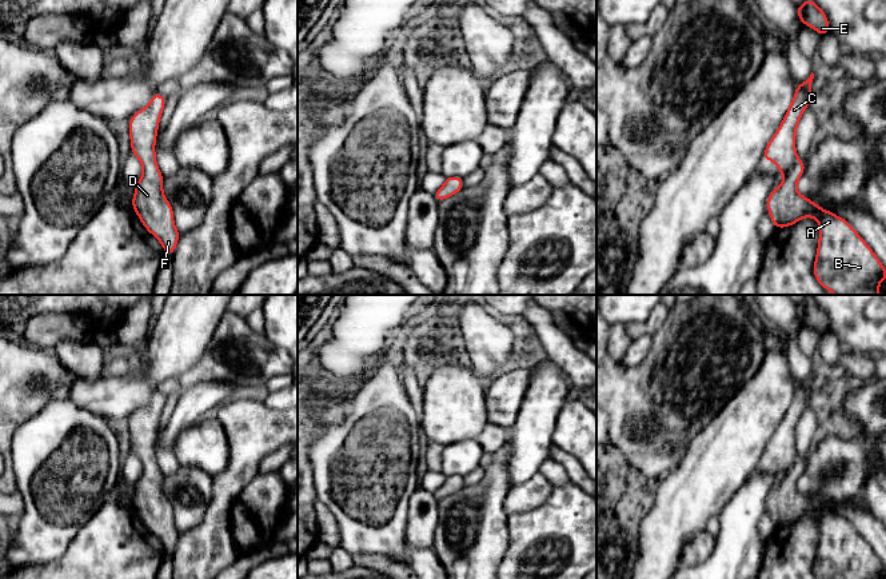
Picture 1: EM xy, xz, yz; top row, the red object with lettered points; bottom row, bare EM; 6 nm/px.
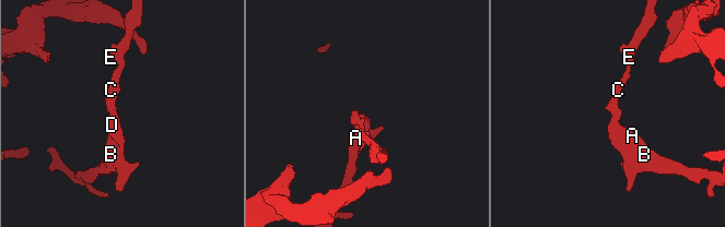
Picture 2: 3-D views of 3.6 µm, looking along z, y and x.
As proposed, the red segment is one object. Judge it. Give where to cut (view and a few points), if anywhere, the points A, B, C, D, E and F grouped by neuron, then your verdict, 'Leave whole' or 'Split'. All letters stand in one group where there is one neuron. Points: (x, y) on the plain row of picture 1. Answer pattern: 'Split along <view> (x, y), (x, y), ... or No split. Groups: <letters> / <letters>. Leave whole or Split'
No split. Groups: A B C D E F. Leave whole

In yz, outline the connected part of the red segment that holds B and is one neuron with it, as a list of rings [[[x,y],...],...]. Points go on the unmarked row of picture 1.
[[[814,372],[802,383],[797,384],[793,402],[787,408],[782,423],[769,440],[762,458],[773,459],[778,466],[778,471],[785,476],[781,484],[771,490],[767,498],[767,508],[775,527],[790,526],[798,519],[810,515],[819,520],[819,540],[814,562],[814,575],[817,579],[882,579],[886,578],[886,568],[873,548],[863,540],[855,528],[845,518],[835,512],[822,508],[818,503],[807,496],[803,496],[797,490],[798,479],[805,470],[802,460],[795,451],[795,432],[799,418],[809,406],[811,396],[811,382]]]

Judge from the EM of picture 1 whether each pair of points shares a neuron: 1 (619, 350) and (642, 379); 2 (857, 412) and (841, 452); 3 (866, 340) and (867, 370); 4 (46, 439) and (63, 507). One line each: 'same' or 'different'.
1: different
2: different
3: different
4: same

